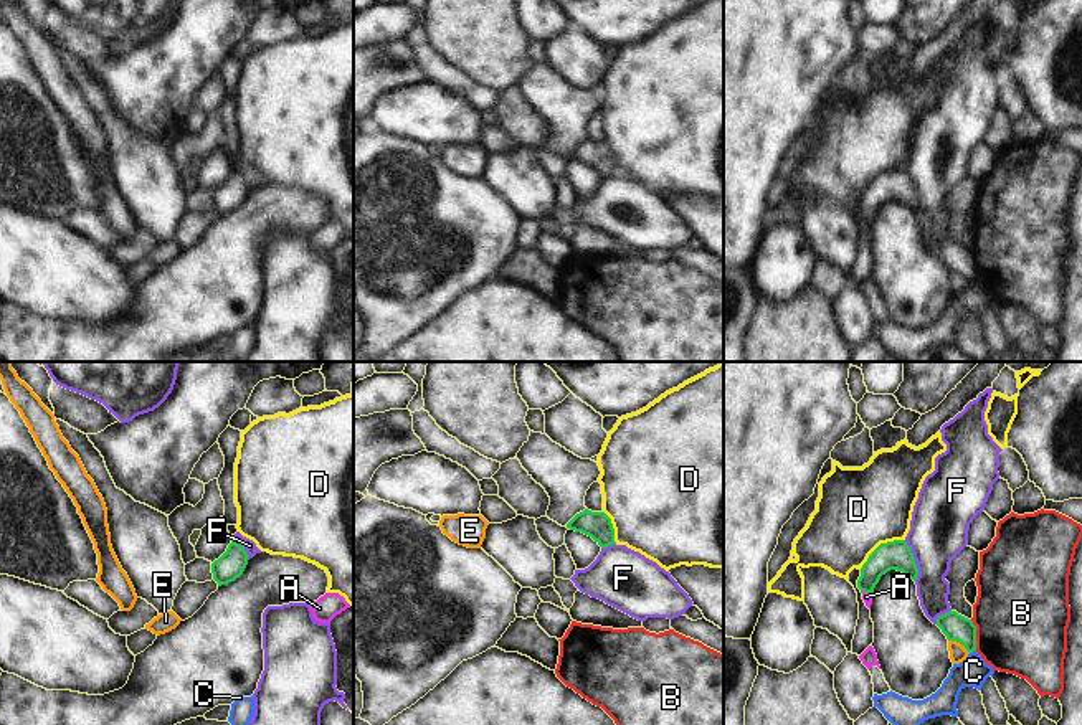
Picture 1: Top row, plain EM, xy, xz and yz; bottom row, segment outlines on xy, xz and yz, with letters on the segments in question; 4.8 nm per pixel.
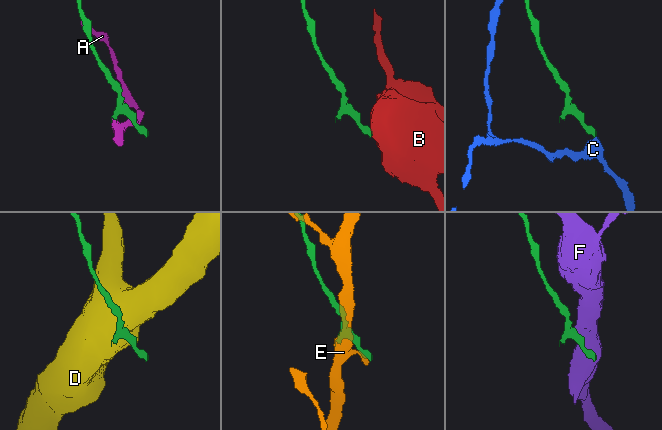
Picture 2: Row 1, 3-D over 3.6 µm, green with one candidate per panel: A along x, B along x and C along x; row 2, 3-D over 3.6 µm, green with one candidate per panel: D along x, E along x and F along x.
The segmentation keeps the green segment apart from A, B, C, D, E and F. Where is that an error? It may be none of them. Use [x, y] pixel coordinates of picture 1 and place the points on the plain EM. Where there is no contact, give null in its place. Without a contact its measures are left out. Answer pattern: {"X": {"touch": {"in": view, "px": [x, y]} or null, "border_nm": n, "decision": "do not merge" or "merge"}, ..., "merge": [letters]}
{"A": {"touch": {"in": "yz", "px": [866, 222]}, "border_nm": 70, "decision": "merge"}, "B": {"touch": {"in": "yz", "px": [975, 265]}, "border_nm": 160, "decision": "do not merge"}, "C": {"touch": {"in": "yz", "px": [972, 281]}, "border_nm": 40, "decision": "do not merge"}, "D": {"touch": {"in": "yz", "px": [879, 175]}, "border_nm": 260, "decision": "do not merge"}, "E": {"touch": {"in": "yz", "px": [958, 271]}, "border_nm": 120, "decision": "do not merge"}, "F": {"touch": {"in": "yz", "px": [914, 190]}, "border_nm": 200, "decision": "do not merge"}, "merge": ["A"]}

